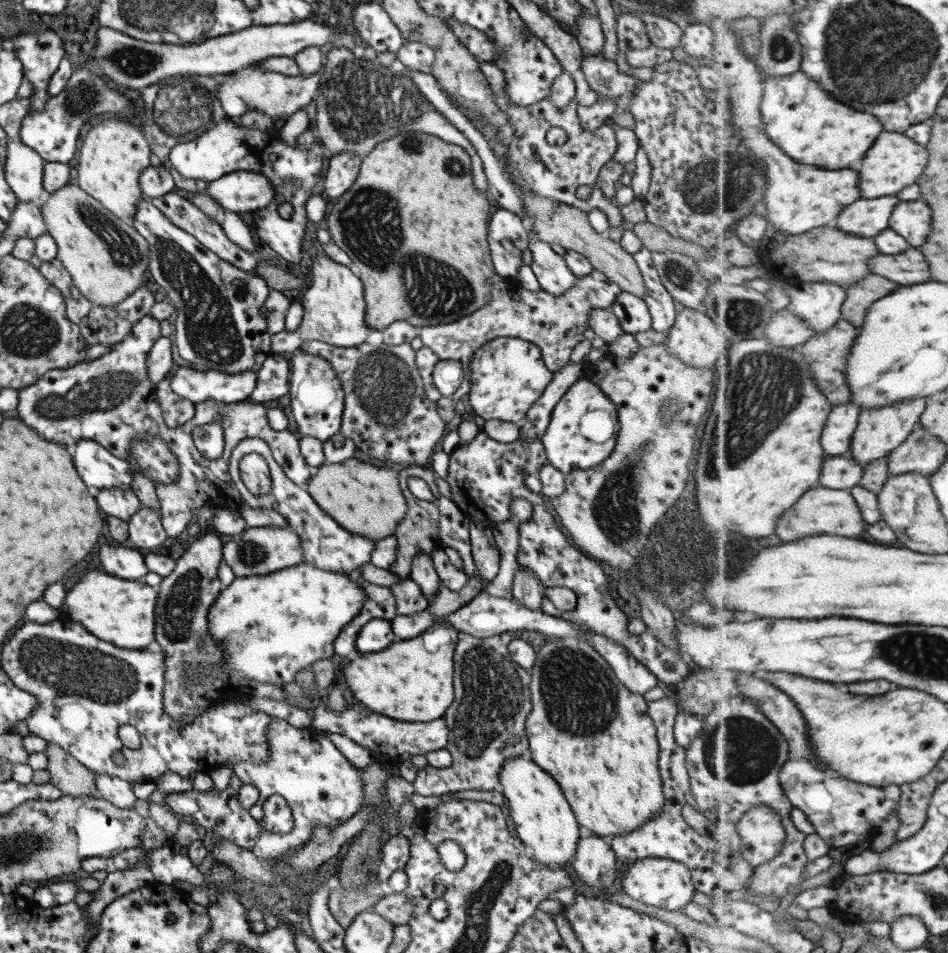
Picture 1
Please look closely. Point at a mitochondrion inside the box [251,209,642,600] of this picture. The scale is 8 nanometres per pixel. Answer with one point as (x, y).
(383, 385)

